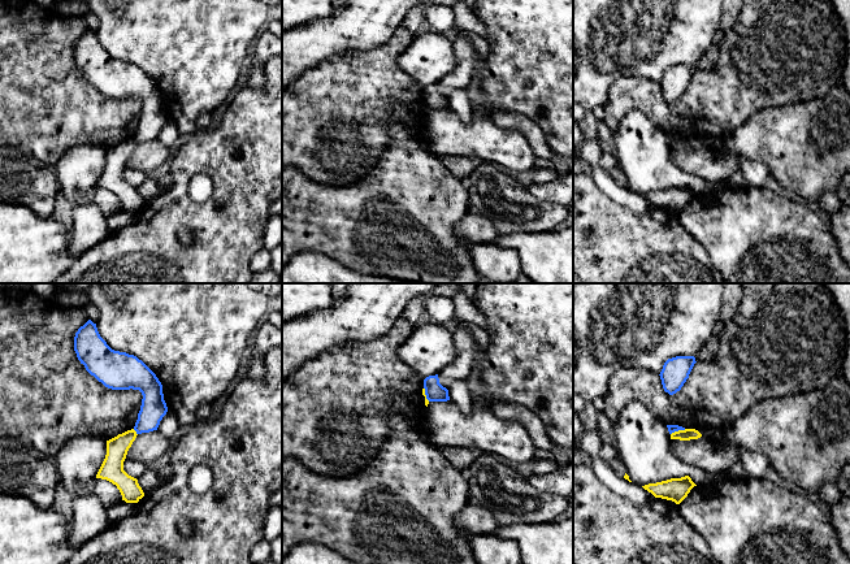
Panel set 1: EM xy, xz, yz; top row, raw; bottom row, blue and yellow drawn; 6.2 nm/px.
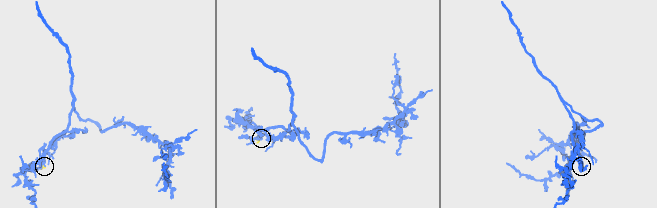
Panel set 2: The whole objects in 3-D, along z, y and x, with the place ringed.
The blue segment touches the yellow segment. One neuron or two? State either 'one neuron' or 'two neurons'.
two neurons

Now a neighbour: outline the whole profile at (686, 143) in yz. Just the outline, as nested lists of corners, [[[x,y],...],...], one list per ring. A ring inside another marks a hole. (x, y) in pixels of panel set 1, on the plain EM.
[[[695,138],[678,139],[671,143],[671,148],[690,149],[698,148],[702,143]]]

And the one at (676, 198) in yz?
[[[685,185],[681,187],[671,187],[656,192],[649,192],[642,196],[651,201],[655,207],[672,209],[676,213],[680,213],[694,195],[697,194],[691,190],[691,187]]]

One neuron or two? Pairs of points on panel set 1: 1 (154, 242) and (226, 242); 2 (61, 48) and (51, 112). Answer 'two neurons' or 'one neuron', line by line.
1: one neuron
2: one neuron

